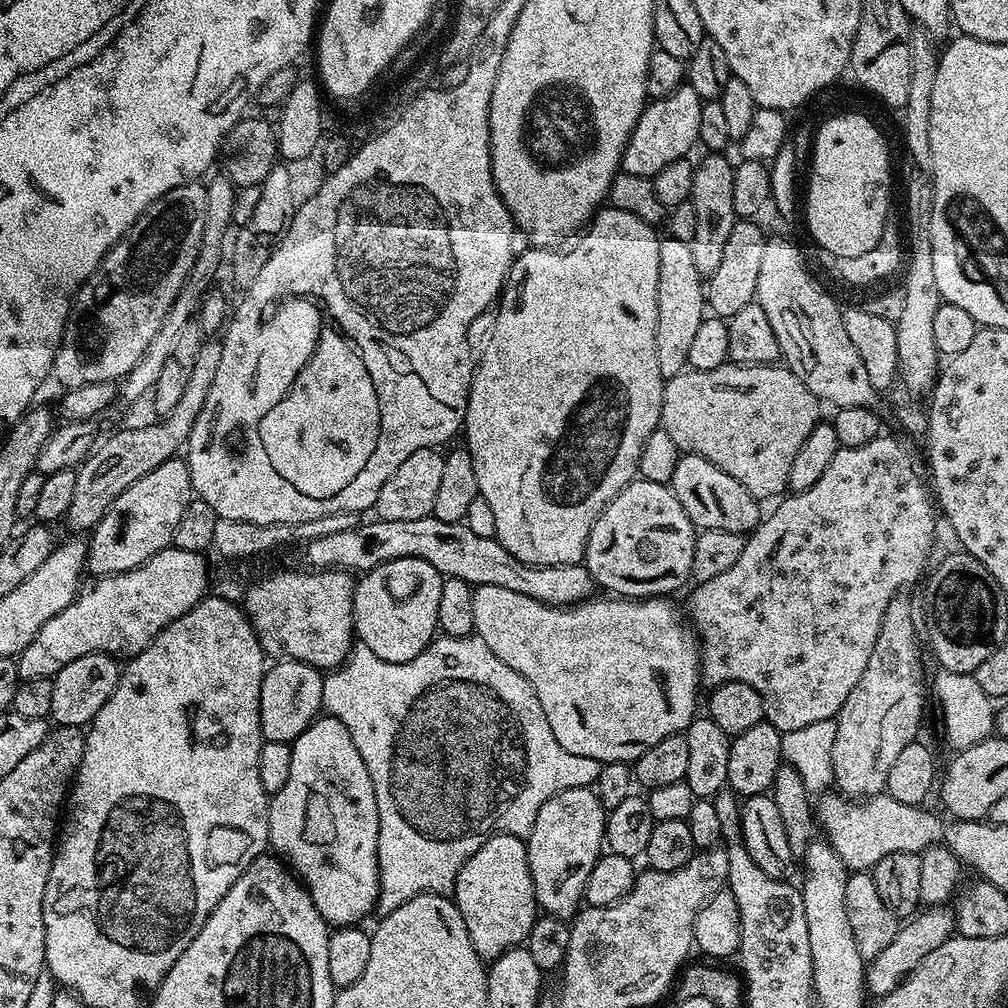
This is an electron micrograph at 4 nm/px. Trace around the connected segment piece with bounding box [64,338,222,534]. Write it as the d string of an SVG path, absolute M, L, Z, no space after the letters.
M216 338L205 339L198 350L194 370L190 373L190 383L182 394L182 402L178 402L174 410L167 412L157 424L152 424L149 428L124 428L121 432L110 435L105 441L103 439L83 464L77 467L74 497L64 519L65 526L74 531L71 533L84 534L95 528L119 494L162 462L173 459L179 453L177 451L187 445L194 430L194 422L198 414L202 414L202 406L206 406L206 394L210 394L210 385L214 382L214 374L218 374L218 365L221 362L221 341Z

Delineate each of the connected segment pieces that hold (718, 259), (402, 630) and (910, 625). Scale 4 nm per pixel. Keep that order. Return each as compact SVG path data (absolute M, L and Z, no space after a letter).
M708 154L701 164L695 165L694 186L690 197L696 215L692 253L694 266L701 278L707 278L718 270L722 263L722 253L726 250L726 241L730 239L730 230L734 230L737 214L734 210L734 164L724 154Z
M398 558L363 573L356 580L352 611L352 626L359 643L370 646L378 658L395 660L397 664L410 662L422 654L422 650L432 643L438 632L438 598L442 595L444 582L445 577L434 570L430 562L422 562L422 558Z
M908 594L895 596L890 606L886 606L886 614L882 614L882 626L878 638L874 638L874 650L870 650L870 662L866 662L858 686L850 690L836 720L832 779L835 787L849 798L881 795L898 753L921 735L926 676L924 680L916 628L918 632L917 617L916 620L912 617L911 598Z

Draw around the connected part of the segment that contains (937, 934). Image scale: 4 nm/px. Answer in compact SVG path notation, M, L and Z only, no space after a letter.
M928 906L919 914L905 919L900 929L894 934L890 946L886 946L886 950L882 950L882 954L878 954L873 960L867 961L864 974L867 995L872 998L881 998L890 994L903 983L909 973L915 971L928 954L933 953L955 932L956 918L953 909L948 906Z

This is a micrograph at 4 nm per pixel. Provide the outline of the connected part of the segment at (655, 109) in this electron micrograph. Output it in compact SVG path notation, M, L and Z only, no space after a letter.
M685 82L678 90L674 90L674 94L651 101L645 107L624 147L620 159L621 169L639 176L649 178L656 176L658 170L670 166L670 162L685 159L689 155L688 151L700 144L698 125L701 123L701 98L698 94L694 94L694 90Z

